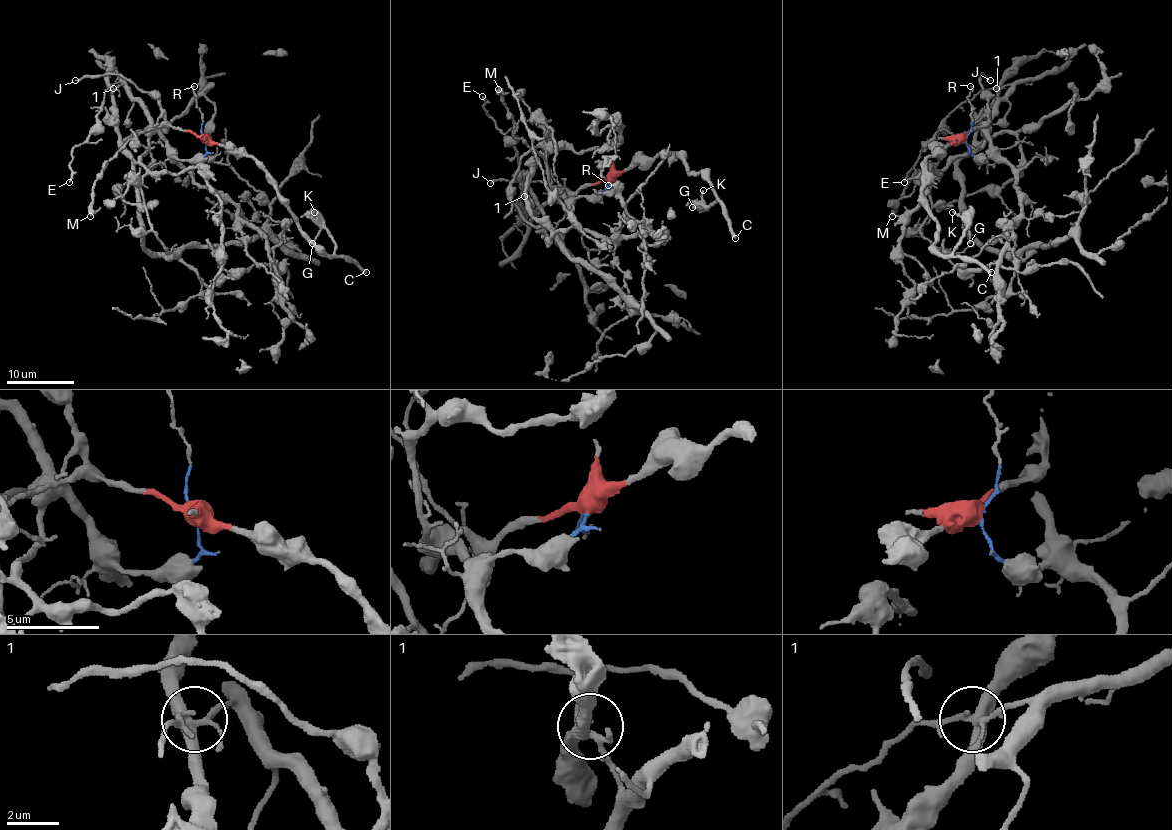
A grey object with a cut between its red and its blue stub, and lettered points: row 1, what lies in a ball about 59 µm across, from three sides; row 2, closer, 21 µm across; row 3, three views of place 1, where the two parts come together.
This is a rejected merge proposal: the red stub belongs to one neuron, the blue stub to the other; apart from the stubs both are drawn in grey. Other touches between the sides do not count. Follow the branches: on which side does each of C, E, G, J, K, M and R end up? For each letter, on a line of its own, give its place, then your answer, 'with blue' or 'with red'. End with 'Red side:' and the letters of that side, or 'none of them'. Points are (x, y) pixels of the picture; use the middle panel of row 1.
C: (735, 238) | with red
E: (482, 96) | with blue
G: (692, 207) | with red
J: (490, 183) | with red
K: (703, 190) | with red
M: (498, 89) | with red
R: (608, 185) | with blue
Red side: C, G, J, K, M

